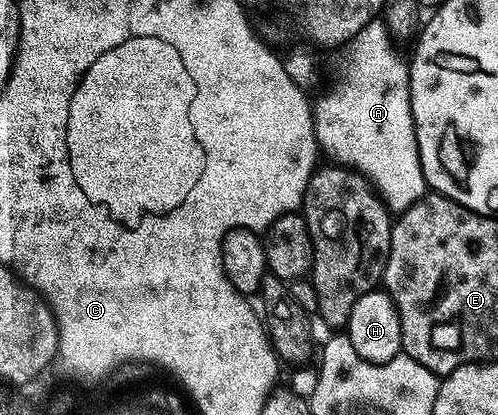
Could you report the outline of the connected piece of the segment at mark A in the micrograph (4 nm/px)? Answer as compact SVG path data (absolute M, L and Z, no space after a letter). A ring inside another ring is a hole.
M384 19L368 22L348 44L350 57L342 77L327 96L316 100L313 109L319 149L372 181L391 213L398 214L409 213L427 195L428 185L420 166L410 105L410 66L394 43Z

